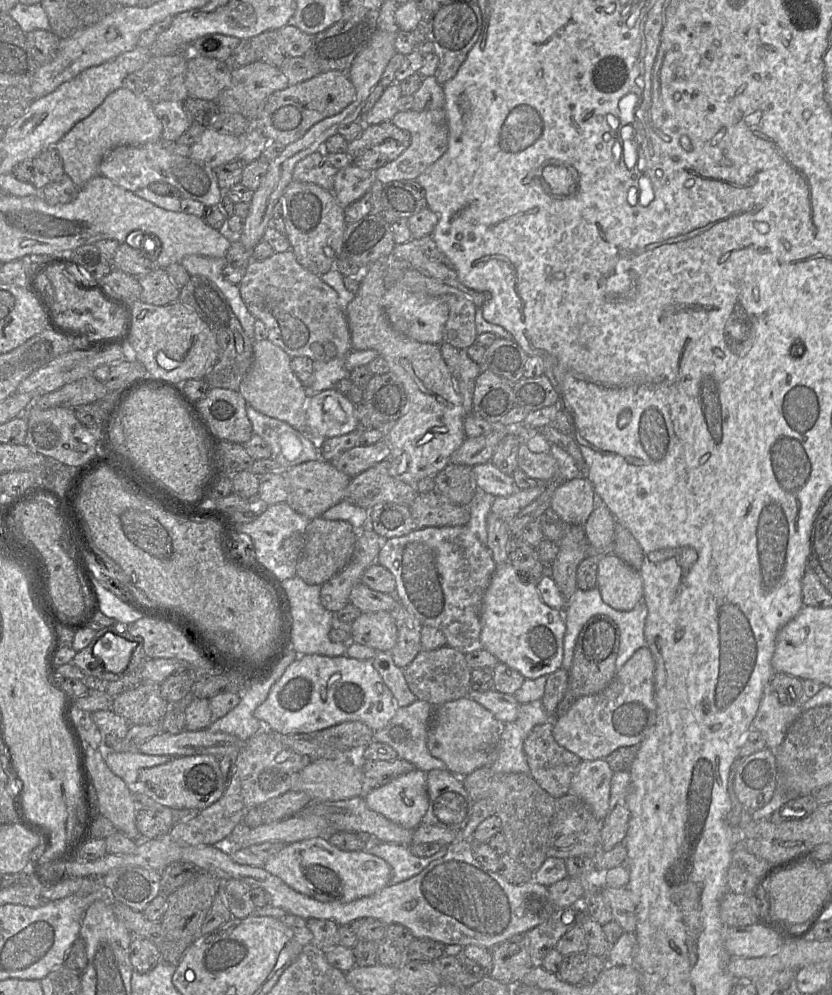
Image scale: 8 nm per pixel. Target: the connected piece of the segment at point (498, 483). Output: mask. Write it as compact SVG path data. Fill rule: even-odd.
M491 461L472 467L479 490L493 497L505 497L515 493L517 488L512 475L500 471Z

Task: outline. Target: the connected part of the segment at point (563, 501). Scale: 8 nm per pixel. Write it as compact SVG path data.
M577 477L561 483L551 499L550 510L563 522L583 526L597 504L597 495L592 483L585 477Z

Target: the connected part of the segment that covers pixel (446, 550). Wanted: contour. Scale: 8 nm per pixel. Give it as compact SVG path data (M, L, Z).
M466 525L417 528L405 536L384 540L377 562L394 576L395 597L422 626L439 629L446 638L447 646L463 654L483 649L480 609L497 564L490 549Z

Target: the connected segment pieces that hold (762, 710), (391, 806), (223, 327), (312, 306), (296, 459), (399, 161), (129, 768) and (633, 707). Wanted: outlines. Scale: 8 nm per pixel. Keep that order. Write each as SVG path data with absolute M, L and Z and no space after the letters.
M769 683L752 721L752 728L764 737L767 748L776 750L782 744L791 724L802 712L799 705L782 704Z
M417 769L398 776L363 798L371 810L407 829L415 829L429 806L427 772Z
M191 276L187 284L180 289L179 301L197 312L215 335L219 346L218 359L203 379L210 388L238 391L241 382L252 366L253 343L255 340L250 339L245 333L220 289L206 277Z
M291 250L274 252L264 260L251 260L238 286L249 312L264 323L267 339L283 349L291 358L303 356L312 361L329 361L346 357L353 350L347 317L338 304L337 292L323 282L320 276L300 265Z
M246 405L246 413L251 421L253 434L263 438L271 449L271 459L279 466L279 470L288 470L291 467L316 460L319 458L318 441L308 434L302 434L284 421L266 416Z
M444 108L398 111L390 122L408 131L411 141L396 159L373 171L376 181L385 184L395 180L416 179L445 153L448 145L448 121Z
M105 751L104 760L110 770L123 779L130 788L137 787L140 770L165 764L170 755L150 755L139 751Z
M647 647L636 650L604 690L580 697L563 716L554 719L555 741L582 761L605 759L619 747L639 746L657 718L654 671L650 650Z

